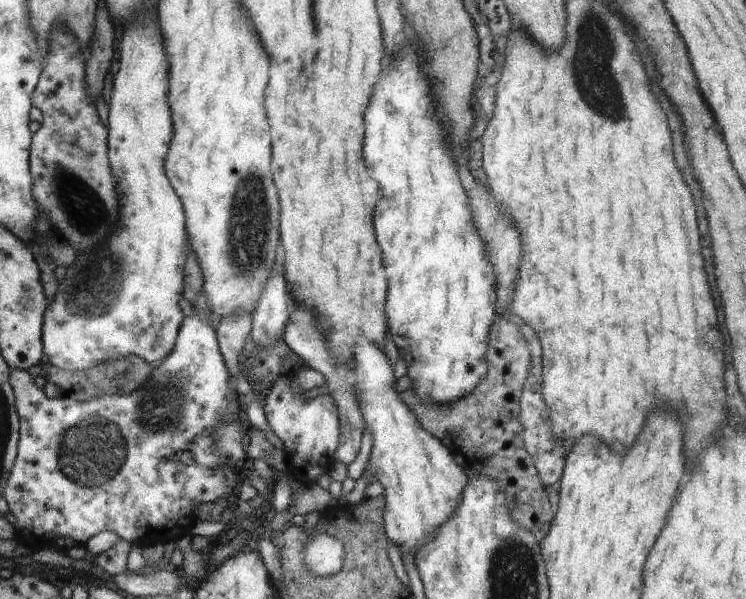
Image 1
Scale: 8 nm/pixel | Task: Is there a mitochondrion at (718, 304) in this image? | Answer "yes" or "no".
no

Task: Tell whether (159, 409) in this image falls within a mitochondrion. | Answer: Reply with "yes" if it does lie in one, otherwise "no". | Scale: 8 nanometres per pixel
yes

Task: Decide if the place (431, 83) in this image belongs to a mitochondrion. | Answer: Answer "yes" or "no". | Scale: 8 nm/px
no

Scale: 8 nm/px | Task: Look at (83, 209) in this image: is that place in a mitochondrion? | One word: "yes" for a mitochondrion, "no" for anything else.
yes

